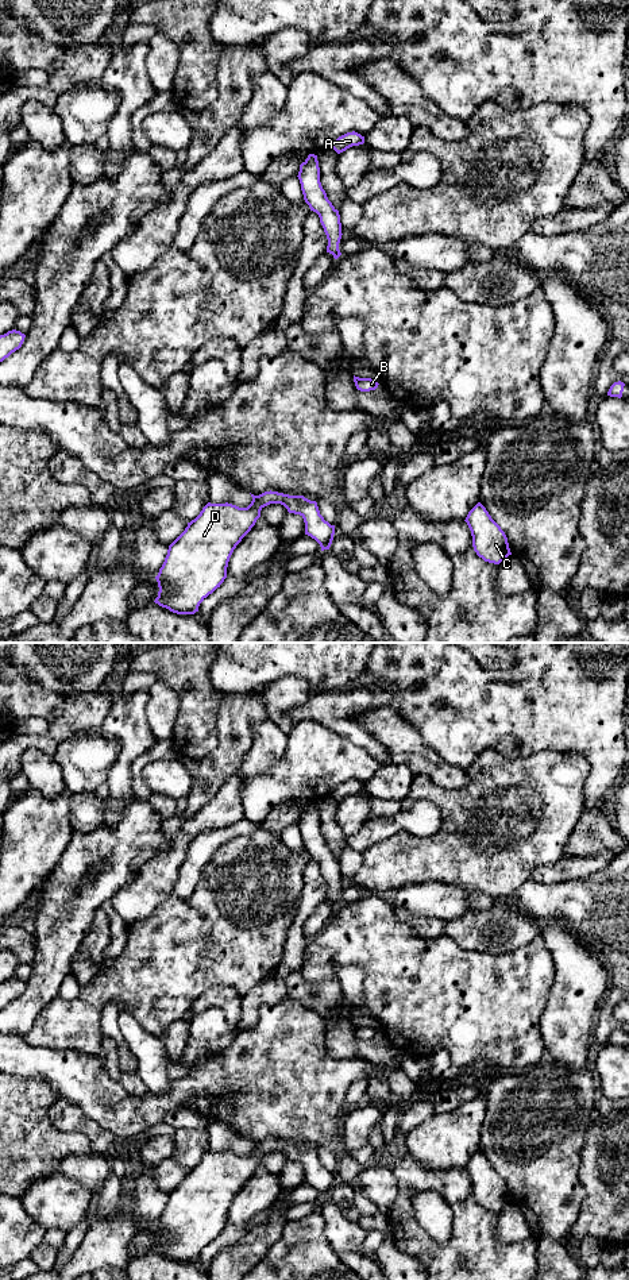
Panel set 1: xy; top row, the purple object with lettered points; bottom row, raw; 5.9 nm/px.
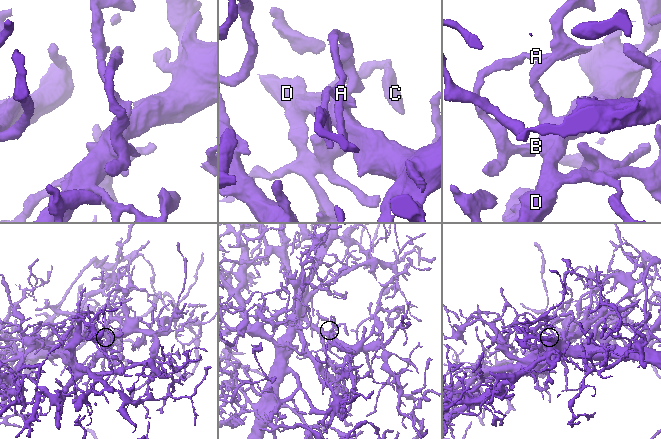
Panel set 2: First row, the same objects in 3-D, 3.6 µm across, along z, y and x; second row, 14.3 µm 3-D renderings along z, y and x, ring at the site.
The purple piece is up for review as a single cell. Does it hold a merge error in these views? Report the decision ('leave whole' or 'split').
leave whole

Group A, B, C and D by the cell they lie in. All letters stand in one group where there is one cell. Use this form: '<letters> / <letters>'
A B C D

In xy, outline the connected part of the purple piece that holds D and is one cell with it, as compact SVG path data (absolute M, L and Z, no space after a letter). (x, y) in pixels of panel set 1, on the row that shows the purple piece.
M271 490L259 496L251 494L251 497L252 501L247 508L239 508L228 502L208 502L200 514L188 523L185 531L169 545L165 562L155 577L159 587L155 604L177 614L198 612L200 604L220 587L227 578L227 567L234 550L255 525L261 517L261 510L270 504L281 504L289 513L300 514L305 523L305 535L314 539L321 551L329 550L335 525L324 520L316 501L304 496L289 496Z

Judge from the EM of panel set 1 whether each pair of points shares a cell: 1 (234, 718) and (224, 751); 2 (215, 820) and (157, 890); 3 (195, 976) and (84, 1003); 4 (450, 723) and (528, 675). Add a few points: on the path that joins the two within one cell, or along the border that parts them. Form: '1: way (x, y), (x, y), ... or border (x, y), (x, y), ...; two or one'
1: way (234, 727), (228, 733), (228, 743); one
2: way (195, 828), (181, 841), (177, 854), (162, 870); one
3: way (168, 976), (158, 976), (154, 980), (111, 984); one
4: way (470, 709), (496, 709), (509, 696); one

